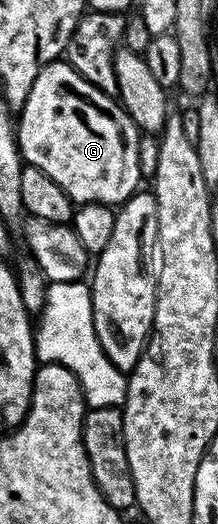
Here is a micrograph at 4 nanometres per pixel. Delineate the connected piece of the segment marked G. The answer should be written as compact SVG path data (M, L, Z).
M66 62L43 65L34 78L24 107L18 112L18 147L21 157L31 167L42 170L77 205L107 204L119 206L130 199L141 187L140 154L141 133L123 107L112 100L103 88L95 88L82 74L78 74Z

